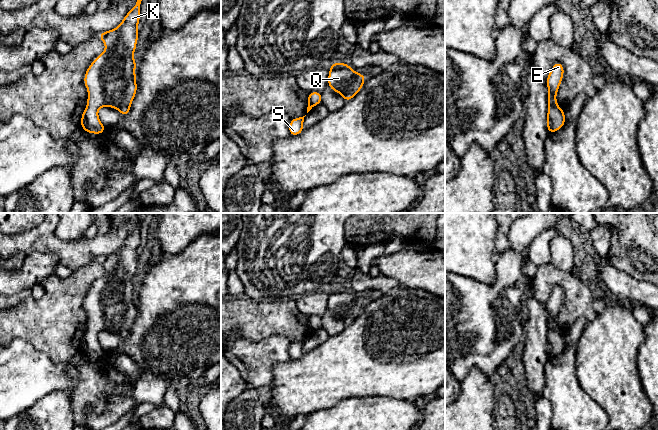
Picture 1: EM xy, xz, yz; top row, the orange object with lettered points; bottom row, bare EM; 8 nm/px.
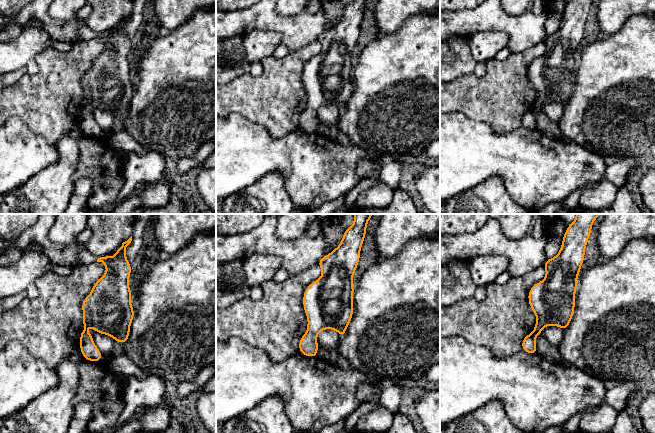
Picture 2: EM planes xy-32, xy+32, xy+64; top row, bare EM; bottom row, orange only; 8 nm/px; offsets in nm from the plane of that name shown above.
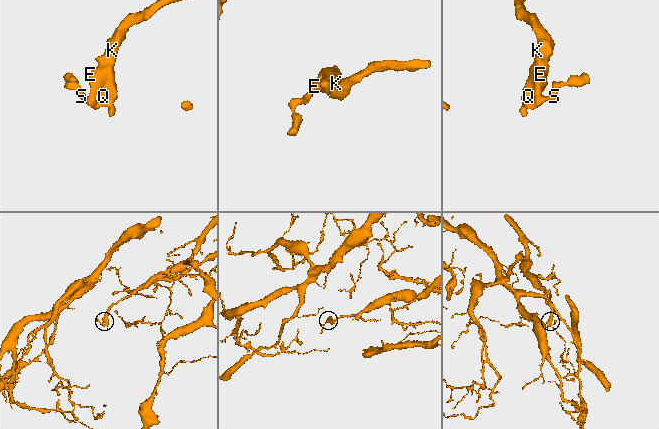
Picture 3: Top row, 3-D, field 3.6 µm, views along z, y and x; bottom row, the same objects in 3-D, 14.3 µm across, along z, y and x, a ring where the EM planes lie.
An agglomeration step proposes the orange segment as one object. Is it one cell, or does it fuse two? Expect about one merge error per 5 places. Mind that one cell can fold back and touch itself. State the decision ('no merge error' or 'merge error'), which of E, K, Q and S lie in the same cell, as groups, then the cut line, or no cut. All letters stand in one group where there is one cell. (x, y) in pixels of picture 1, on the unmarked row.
no merge error; E K Q S; no cut

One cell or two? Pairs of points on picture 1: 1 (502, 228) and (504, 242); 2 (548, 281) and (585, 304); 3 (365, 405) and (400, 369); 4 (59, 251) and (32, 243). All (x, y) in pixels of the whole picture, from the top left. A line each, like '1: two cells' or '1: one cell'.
1: one cell
2: one cell
3: two cells
4: one cell

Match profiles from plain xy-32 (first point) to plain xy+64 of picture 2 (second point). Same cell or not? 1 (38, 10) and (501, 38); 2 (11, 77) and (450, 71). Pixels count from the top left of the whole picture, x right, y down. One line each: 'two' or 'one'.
1: two
2: one

